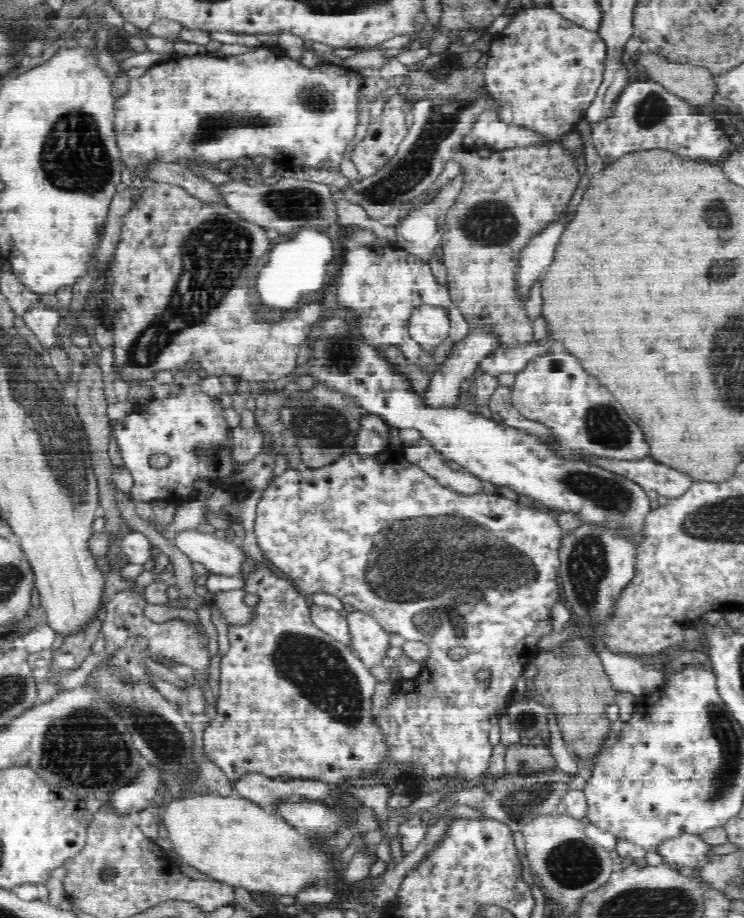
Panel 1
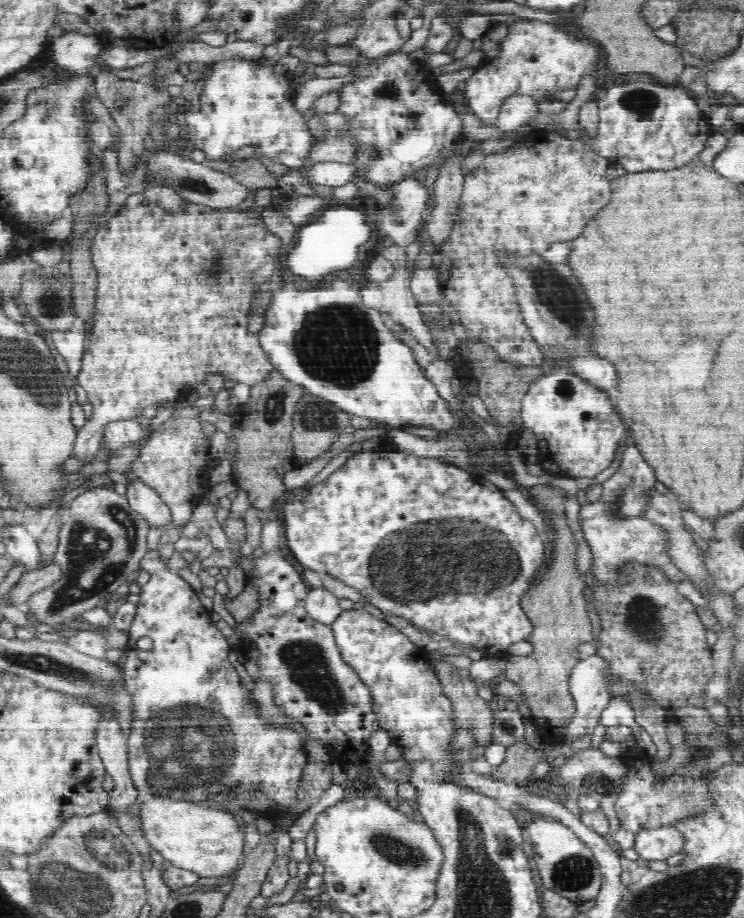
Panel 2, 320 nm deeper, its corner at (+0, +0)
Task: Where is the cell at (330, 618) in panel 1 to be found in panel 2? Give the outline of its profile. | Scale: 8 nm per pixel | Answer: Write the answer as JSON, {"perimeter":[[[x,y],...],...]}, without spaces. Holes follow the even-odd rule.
{"perimeter":[[[310,587],[305,598],[305,610],[311,618],[328,626],[340,616],[343,611],[338,605],[338,598],[330,591],[323,588]]]}

